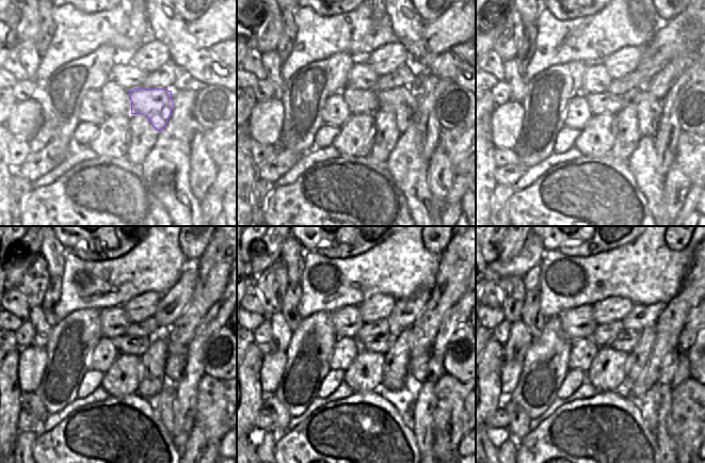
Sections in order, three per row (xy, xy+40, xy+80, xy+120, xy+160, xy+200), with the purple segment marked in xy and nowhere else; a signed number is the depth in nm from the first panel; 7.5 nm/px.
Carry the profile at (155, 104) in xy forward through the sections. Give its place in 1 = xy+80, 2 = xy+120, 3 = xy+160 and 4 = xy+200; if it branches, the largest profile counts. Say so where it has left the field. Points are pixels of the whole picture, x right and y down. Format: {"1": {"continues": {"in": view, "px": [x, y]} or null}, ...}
{"1": {"continues": {"in": "xy+80", "px": [649, 109]}}, "2": {"continues": {"in": "xy+120", "px": [176, 354]}}, "3": {"continues": {"in": "xy+160", "px": [418, 367]}}, "4": {"continues": {"in": "xy+200", "px": [670, 363]}}}

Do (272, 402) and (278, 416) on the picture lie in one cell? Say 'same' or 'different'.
same

